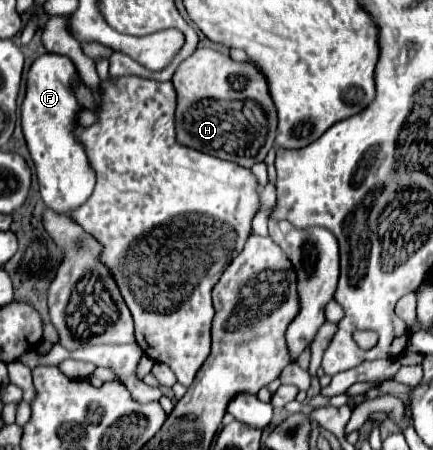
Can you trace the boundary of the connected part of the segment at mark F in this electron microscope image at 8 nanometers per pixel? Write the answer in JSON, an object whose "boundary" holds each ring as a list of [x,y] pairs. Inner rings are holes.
{"boundary":[[[50,53],[40,55],[28,71],[26,97],[20,109],[22,131],[32,161],[36,163],[42,199],[46,207],[56,213],[68,213],[70,209],[82,205],[90,197],[96,183],[96,173],[88,163],[84,147],[72,135],[76,115],[80,111],[80,105],[70,89],[72,77],[76,77],[76,67],[68,57]]]}

